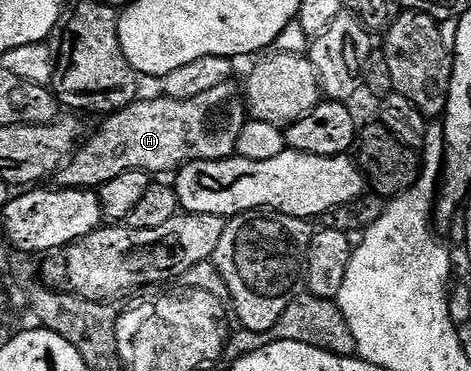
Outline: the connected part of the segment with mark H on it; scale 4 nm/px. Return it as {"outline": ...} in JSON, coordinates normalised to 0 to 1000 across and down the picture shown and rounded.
{"outline":[[[493,216],[410,259],[410,270],[367,270],[352,259],[289,270],[263,296],[225,310],[202,364],[187,369],[125,450],[123,499],[136,512],[202,512],[257,464],[306,458],[335,474],[352,458],[378,461],[403,437],[465,437],[499,415],[503,367],[529,310],[510,224]]]}

